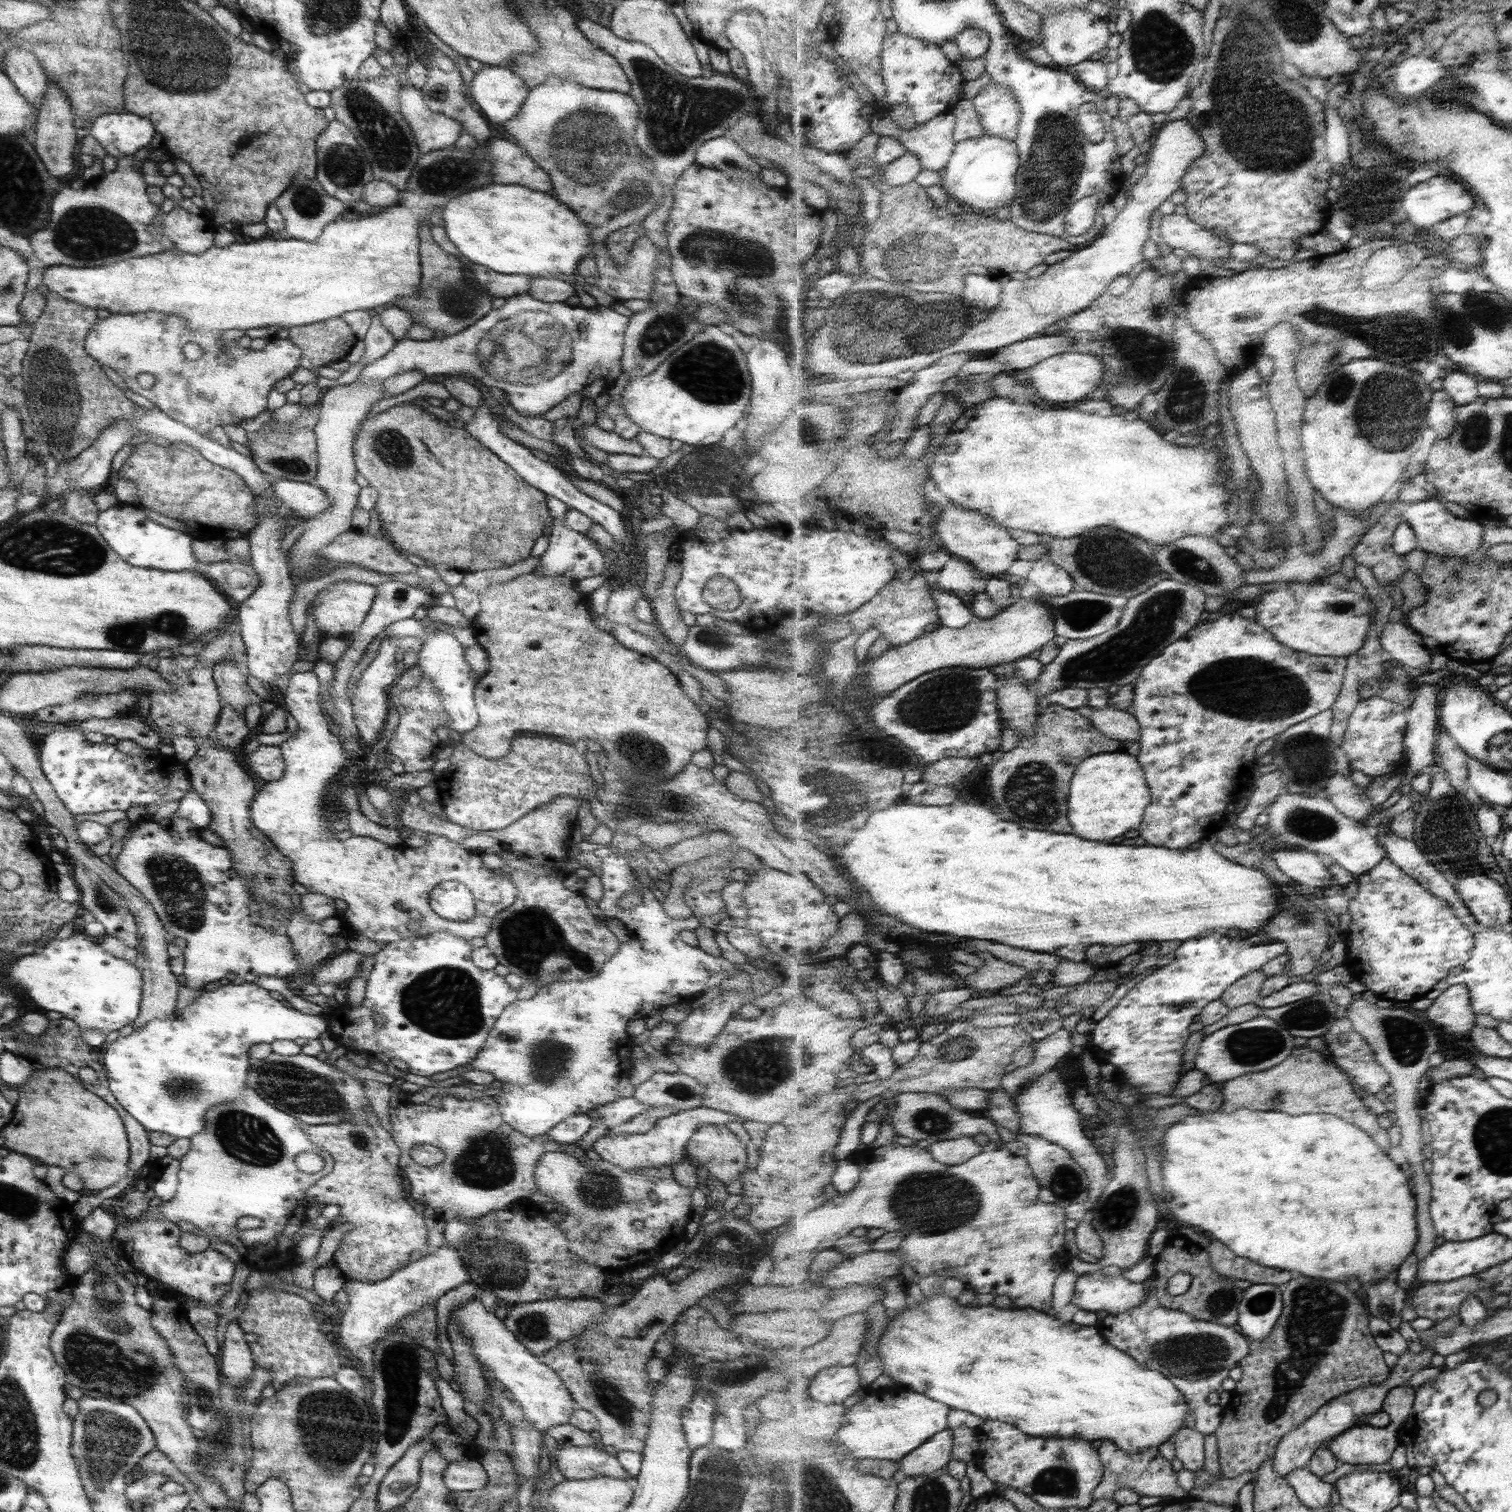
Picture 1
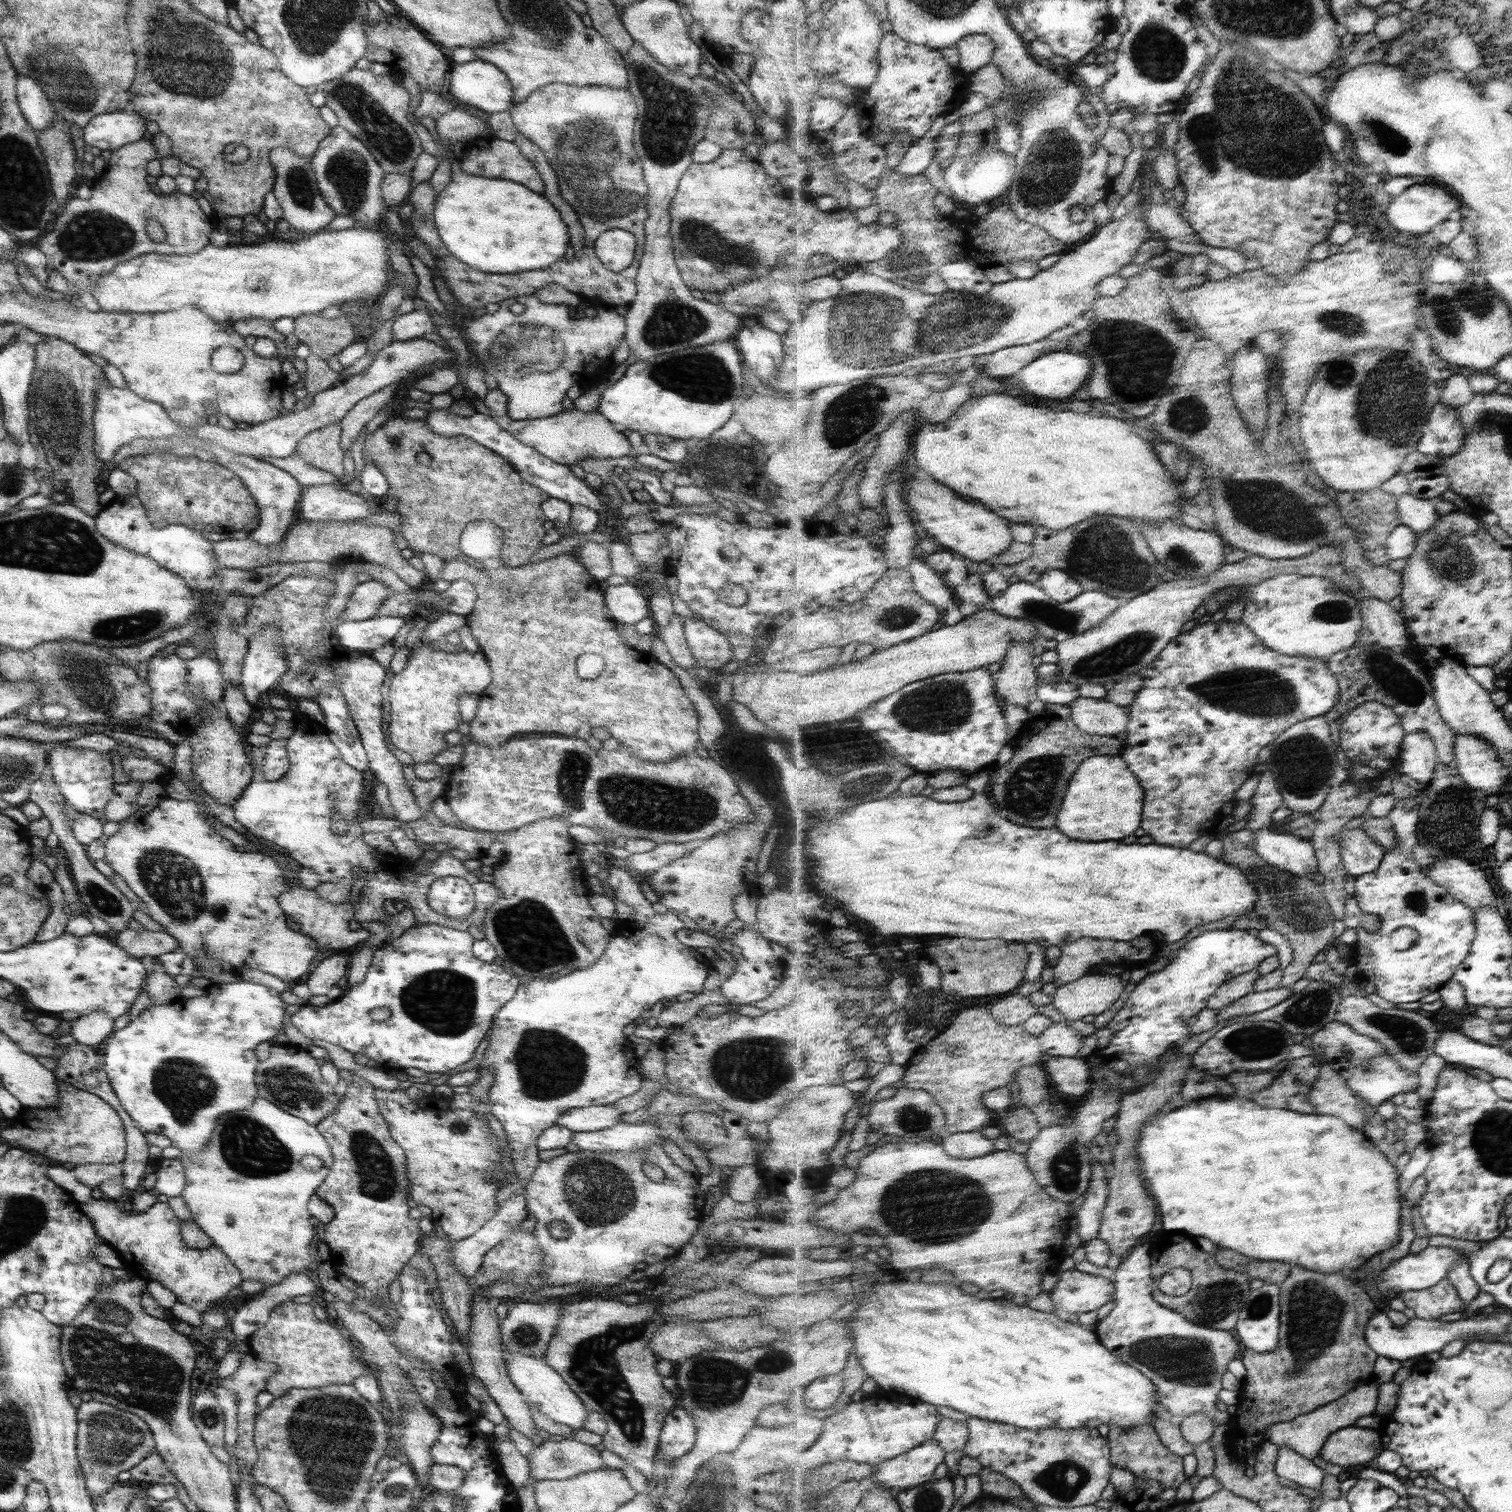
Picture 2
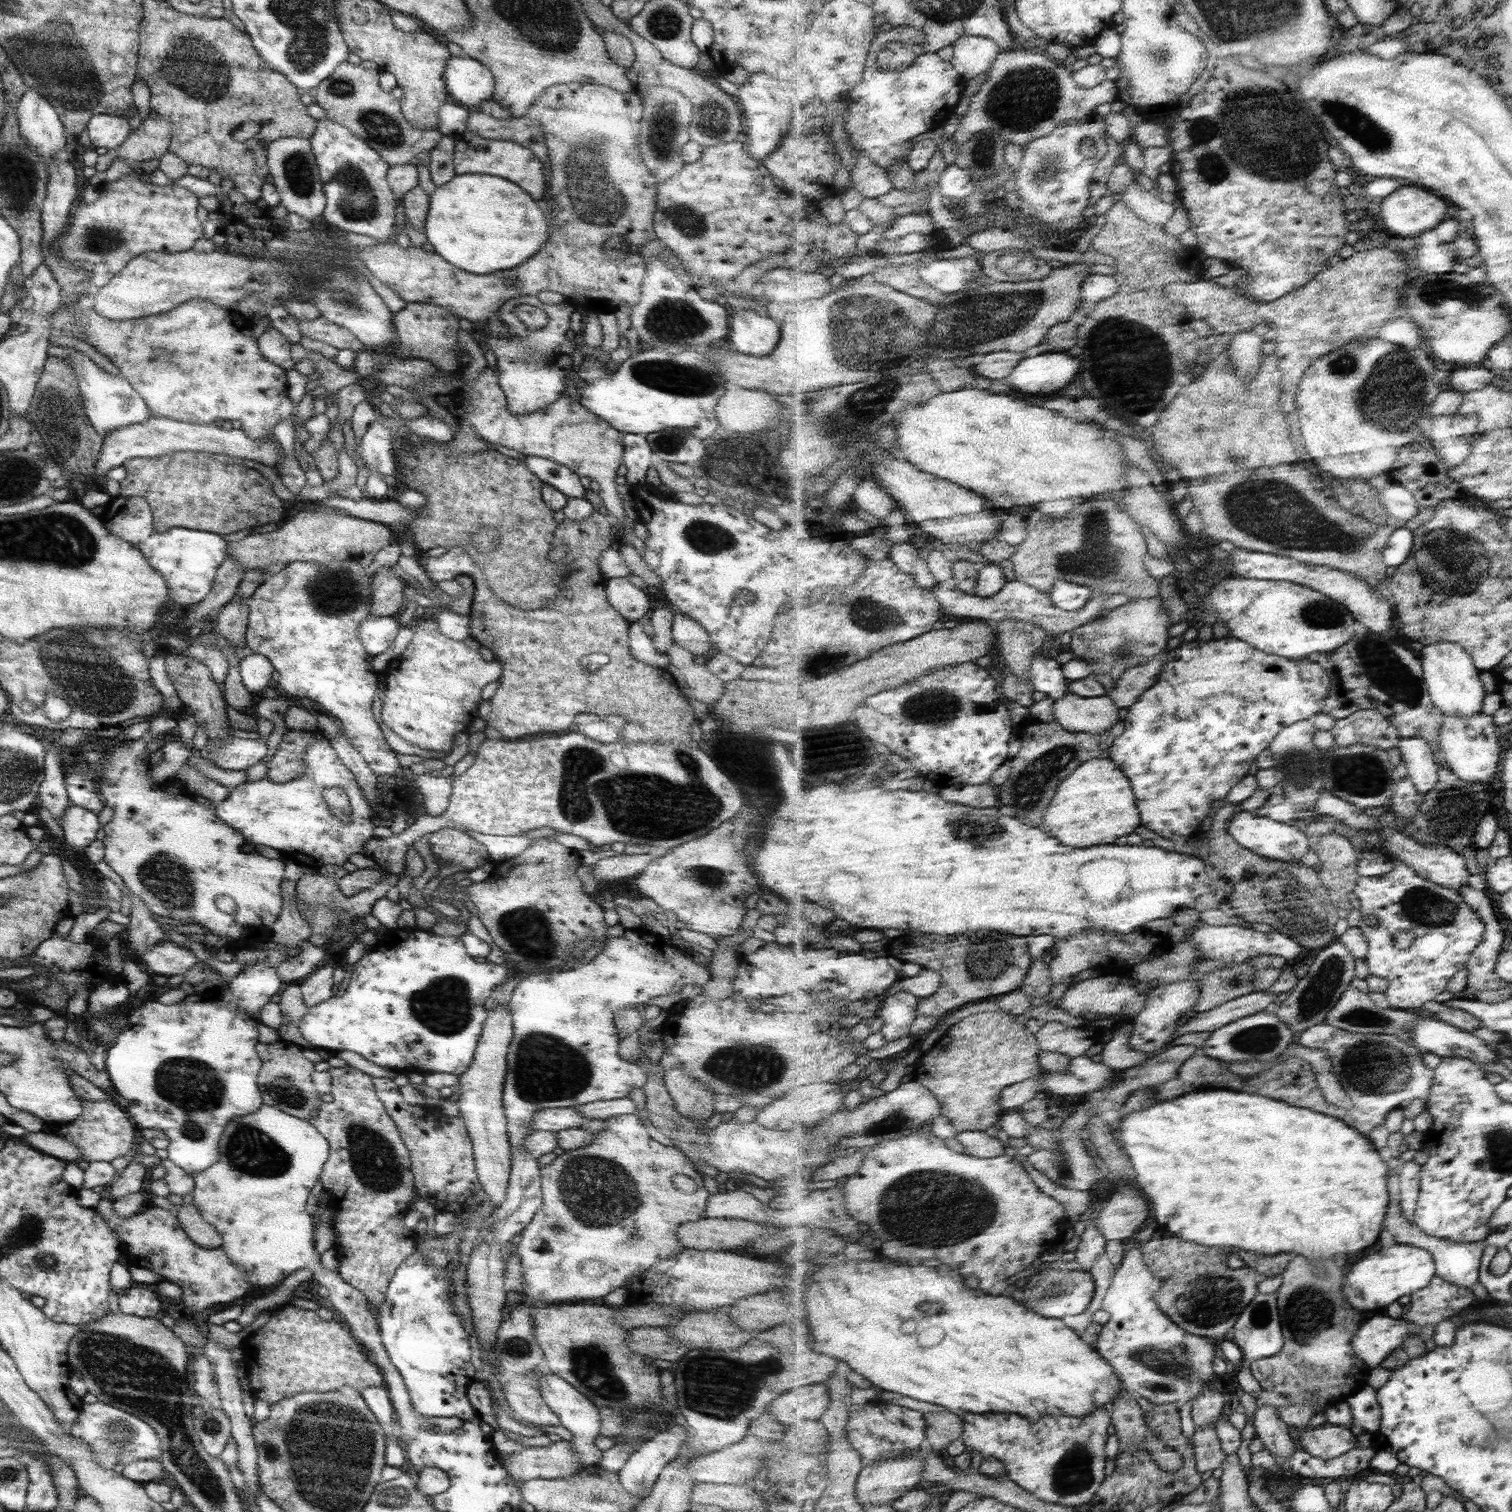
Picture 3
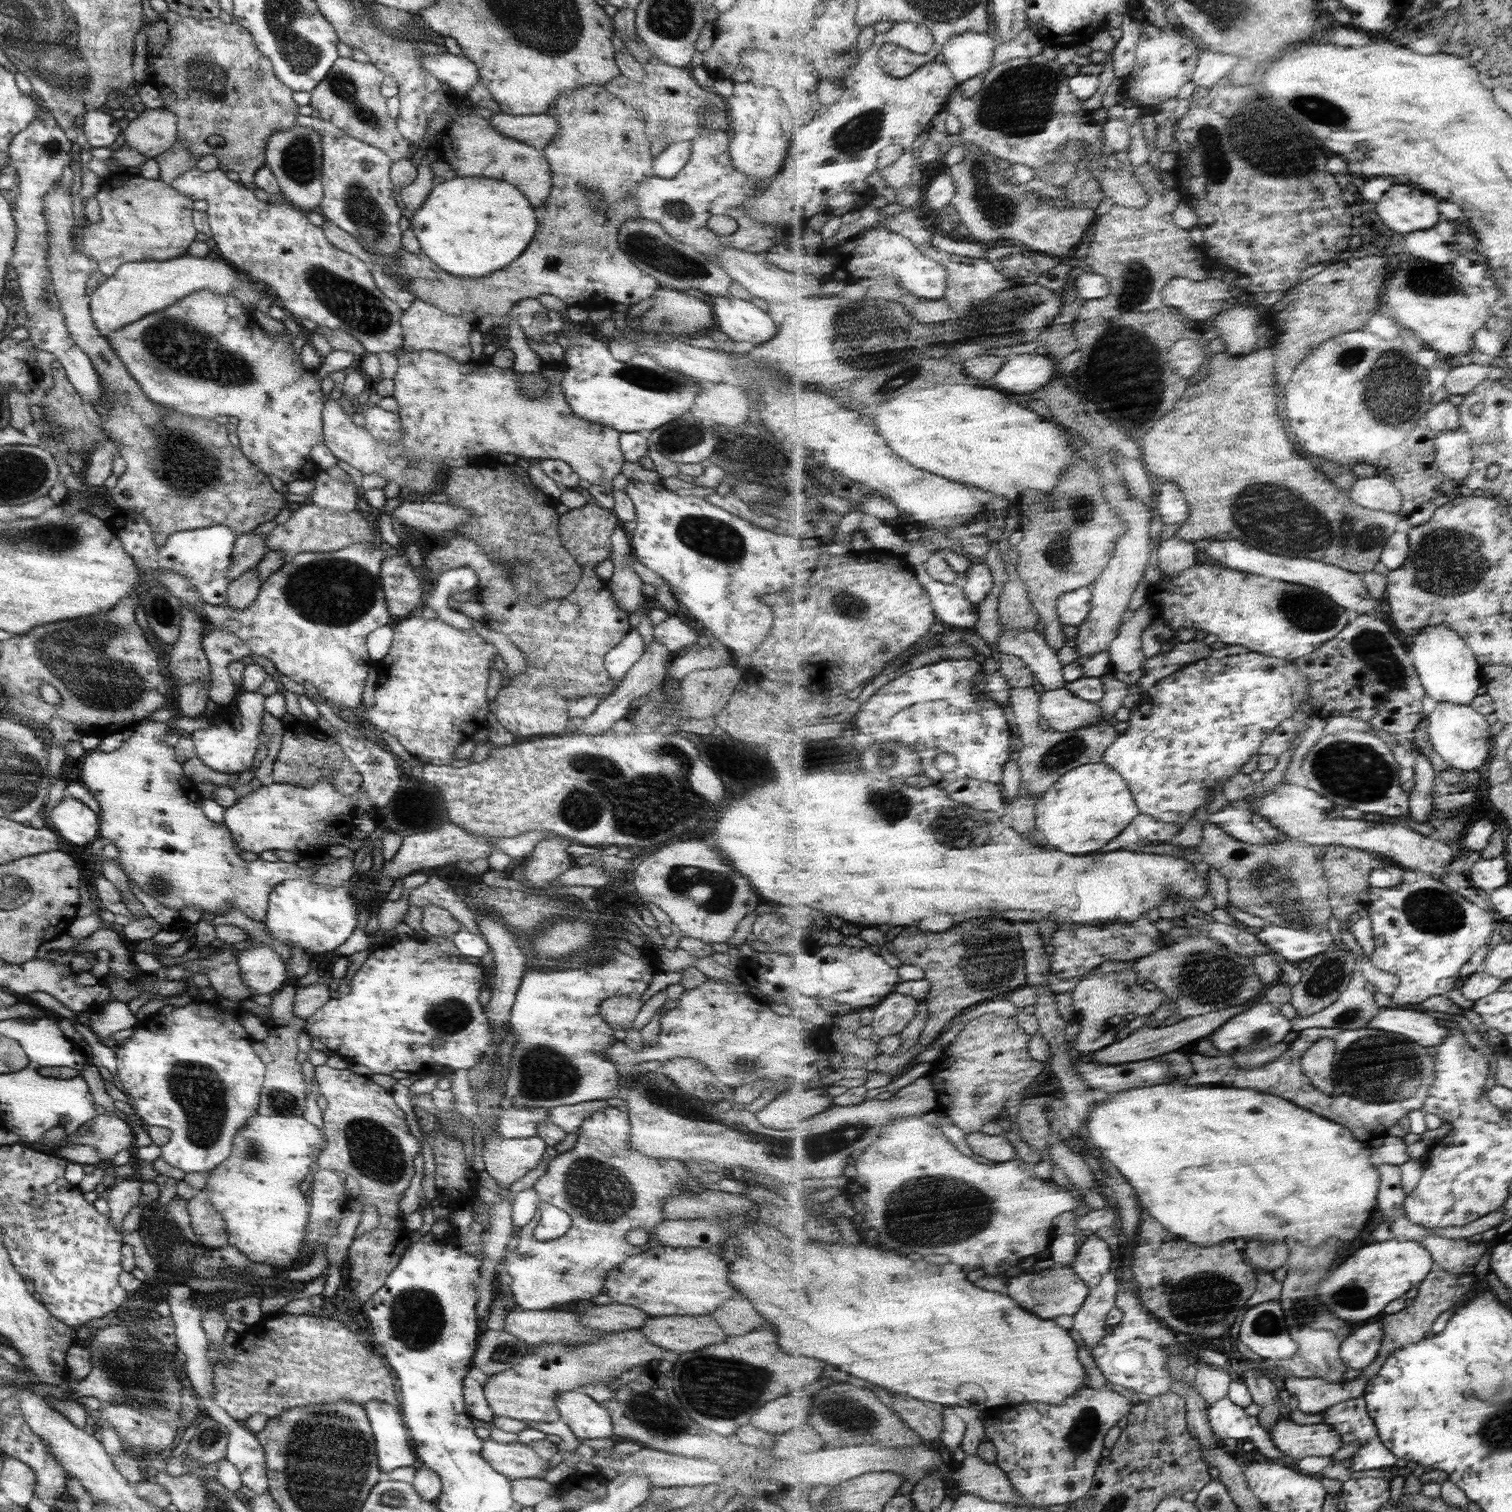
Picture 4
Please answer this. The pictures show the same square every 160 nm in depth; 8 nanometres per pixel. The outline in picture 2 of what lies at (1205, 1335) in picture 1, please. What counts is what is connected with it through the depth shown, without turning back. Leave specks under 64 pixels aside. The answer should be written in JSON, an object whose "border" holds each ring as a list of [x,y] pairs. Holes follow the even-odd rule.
{"border":[[[1149,1238],[1144,1239],[1125,1257],[1123,1264],[1115,1269],[1116,1272],[1111,1281],[1116,1284],[1116,1296],[1114,1296],[1111,1306],[1103,1312],[1095,1327],[1095,1332],[1113,1352],[1117,1353],[1117,1356],[1120,1356],[1127,1364],[1133,1365],[1133,1368],[1144,1372],[1145,1376],[1157,1384],[1159,1404],[1165,1411],[1185,1418],[1206,1412],[1212,1416],[1216,1428],[1219,1428],[1232,1422],[1232,1415],[1217,1408],[1217,1400],[1219,1400],[1219,1392],[1223,1388],[1221,1386],[1223,1374],[1229,1370],[1229,1362],[1233,1362],[1235,1358],[1239,1358],[1239,1354],[1242,1354],[1242,1344],[1233,1332],[1195,1324],[1195,1321],[1189,1320],[1183,1313],[1177,1312],[1153,1298],[1152,1292],[1155,1289],[1161,1289],[1164,1293],[1173,1296],[1183,1296],[1194,1285],[1192,1272],[1183,1267],[1171,1269],[1160,1280],[1154,1278],[1151,1273],[1151,1258],[1149,1257],[1149,1247],[1153,1241]]]}

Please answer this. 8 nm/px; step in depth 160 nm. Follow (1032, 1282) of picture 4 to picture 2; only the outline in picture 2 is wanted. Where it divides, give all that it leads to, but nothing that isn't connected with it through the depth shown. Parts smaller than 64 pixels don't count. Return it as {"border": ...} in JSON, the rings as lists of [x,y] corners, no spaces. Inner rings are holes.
{"border":[[[1079,1270],[1059,1273],[1059,1280],[1048,1292],[1053,1304],[1067,1313],[1104,1312],[1116,1296],[1116,1284],[1100,1275]]]}

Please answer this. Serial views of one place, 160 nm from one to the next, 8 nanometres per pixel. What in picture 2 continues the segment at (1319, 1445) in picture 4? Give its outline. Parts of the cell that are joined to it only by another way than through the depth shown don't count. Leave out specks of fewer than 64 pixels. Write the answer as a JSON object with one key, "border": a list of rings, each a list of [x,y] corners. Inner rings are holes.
{"border":[[[1356,1425],[1336,1430],[1321,1449],[1321,1457],[1329,1463],[1340,1466],[1357,1466],[1376,1460],[1380,1454],[1367,1454],[1367,1442],[1357,1442],[1357,1438],[1379,1438],[1381,1432],[1376,1429],[1357,1427]]]}

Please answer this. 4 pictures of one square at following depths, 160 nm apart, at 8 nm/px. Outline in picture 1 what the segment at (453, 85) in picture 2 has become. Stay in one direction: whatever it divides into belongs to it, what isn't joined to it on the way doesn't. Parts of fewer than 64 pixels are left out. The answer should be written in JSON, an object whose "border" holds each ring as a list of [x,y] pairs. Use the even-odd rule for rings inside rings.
{"border":[[[484,65],[474,72],[465,94],[487,121],[503,126],[517,114],[528,90],[511,69]]]}

